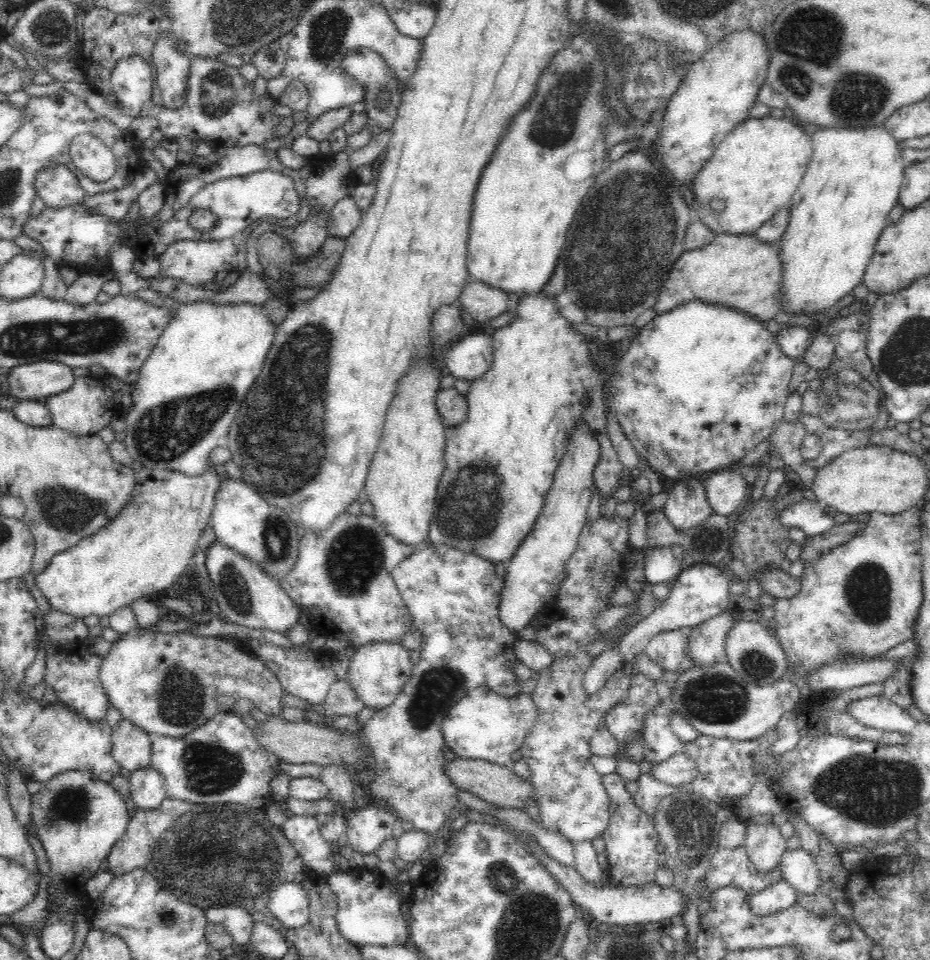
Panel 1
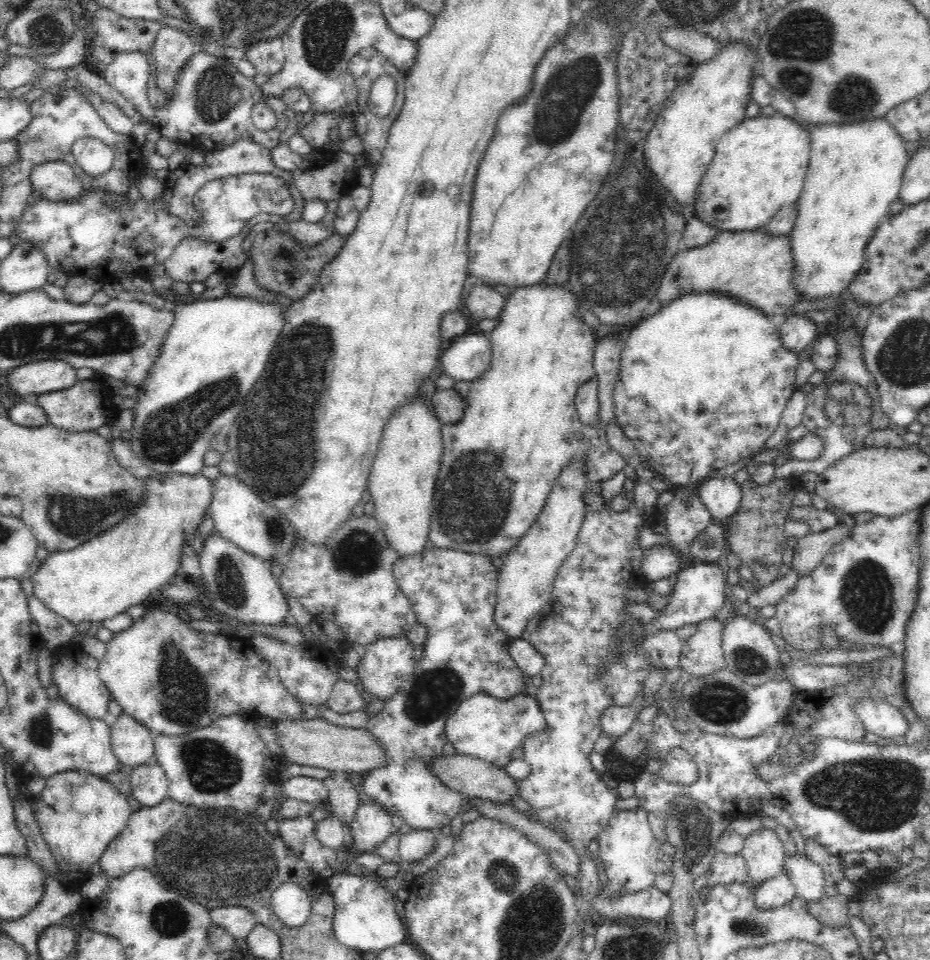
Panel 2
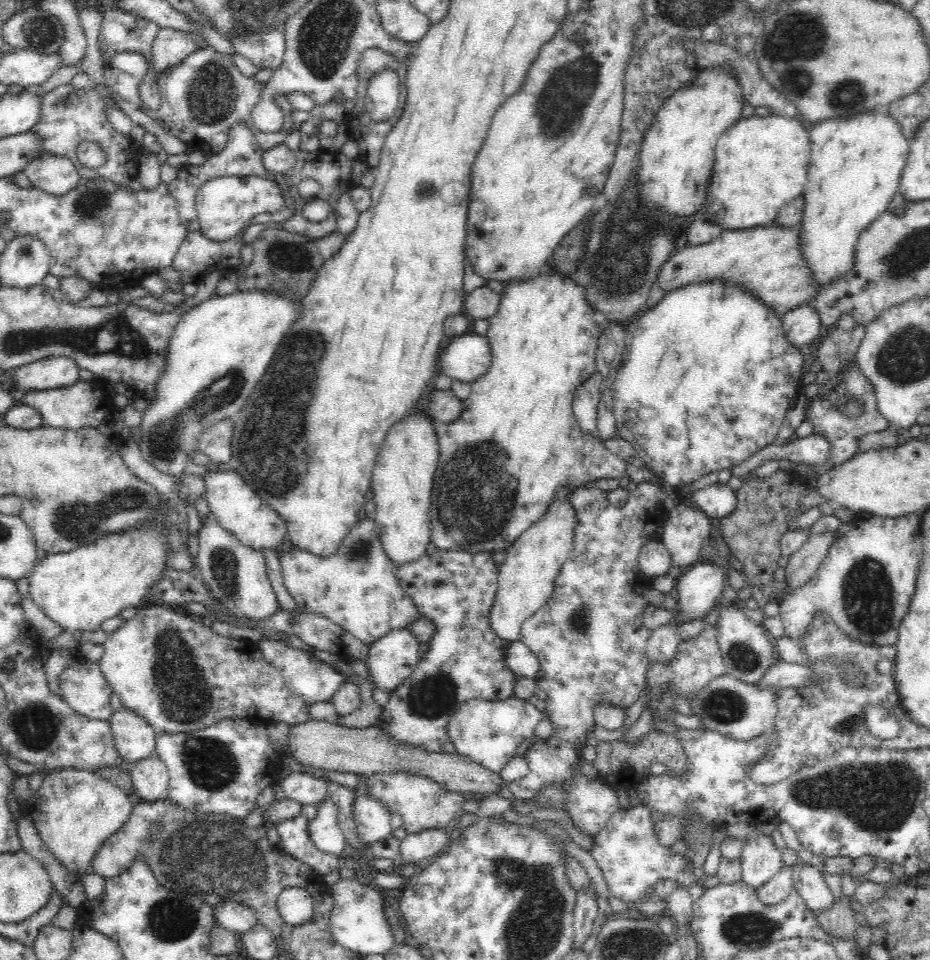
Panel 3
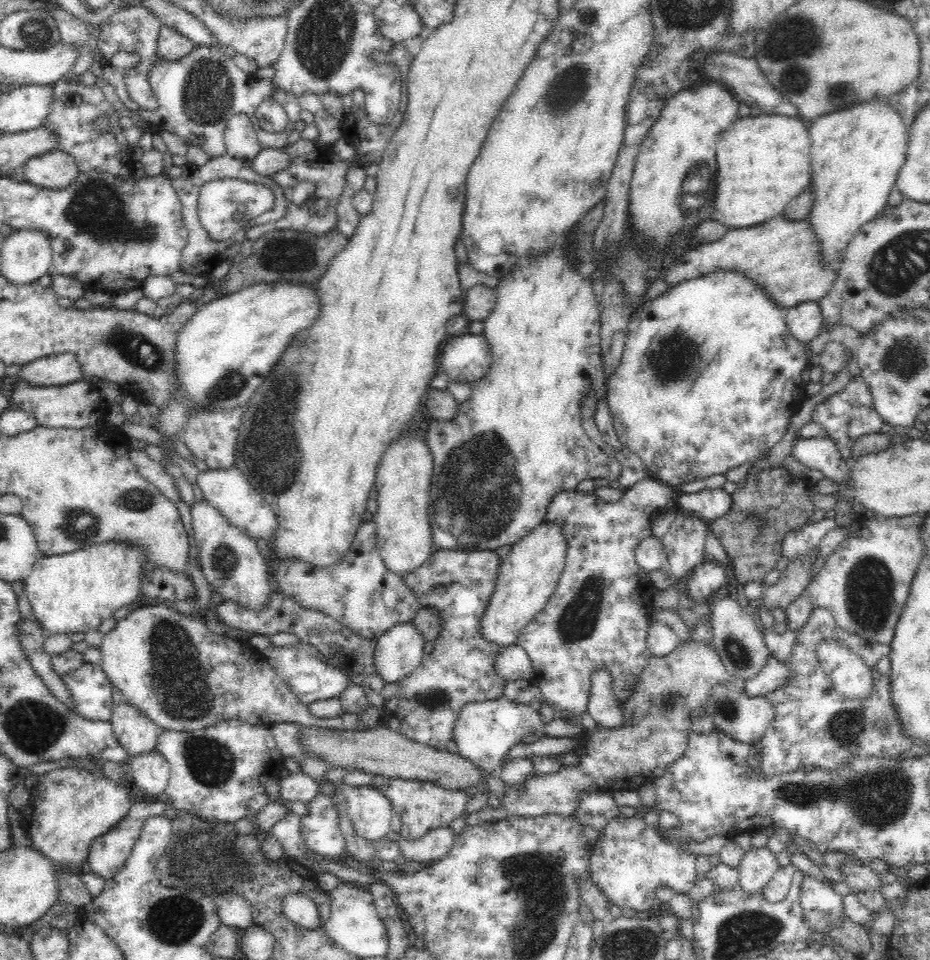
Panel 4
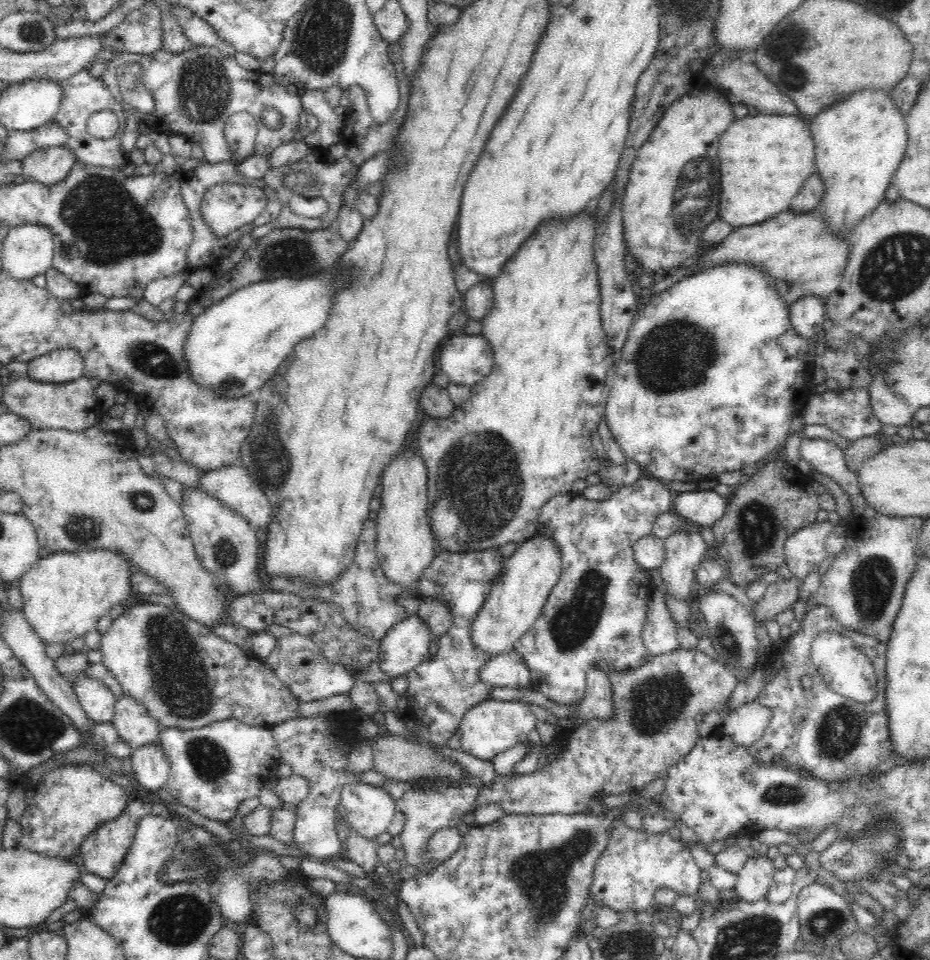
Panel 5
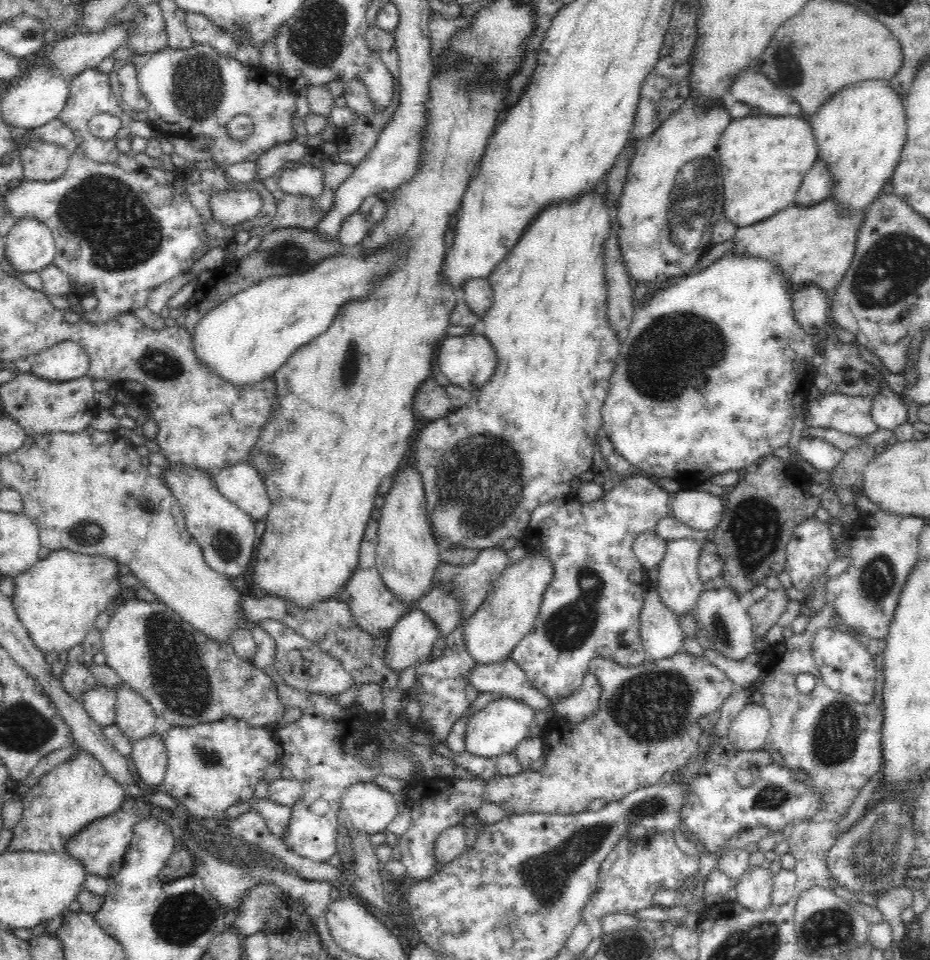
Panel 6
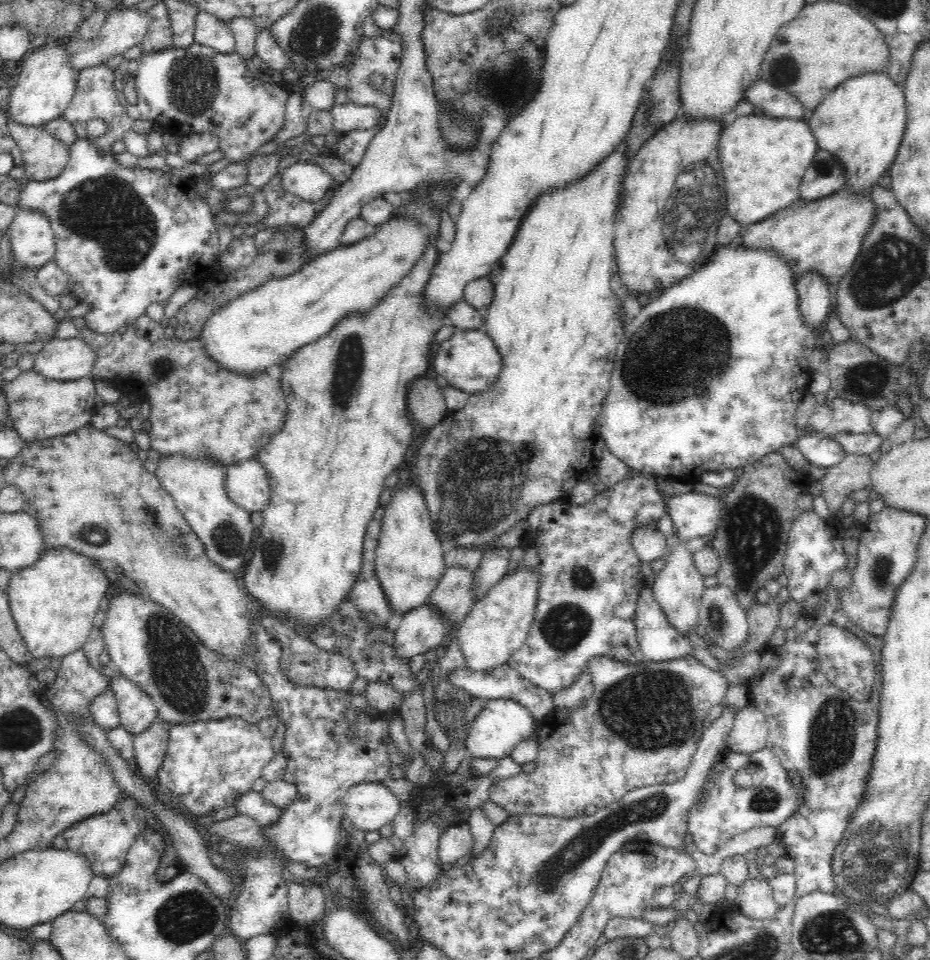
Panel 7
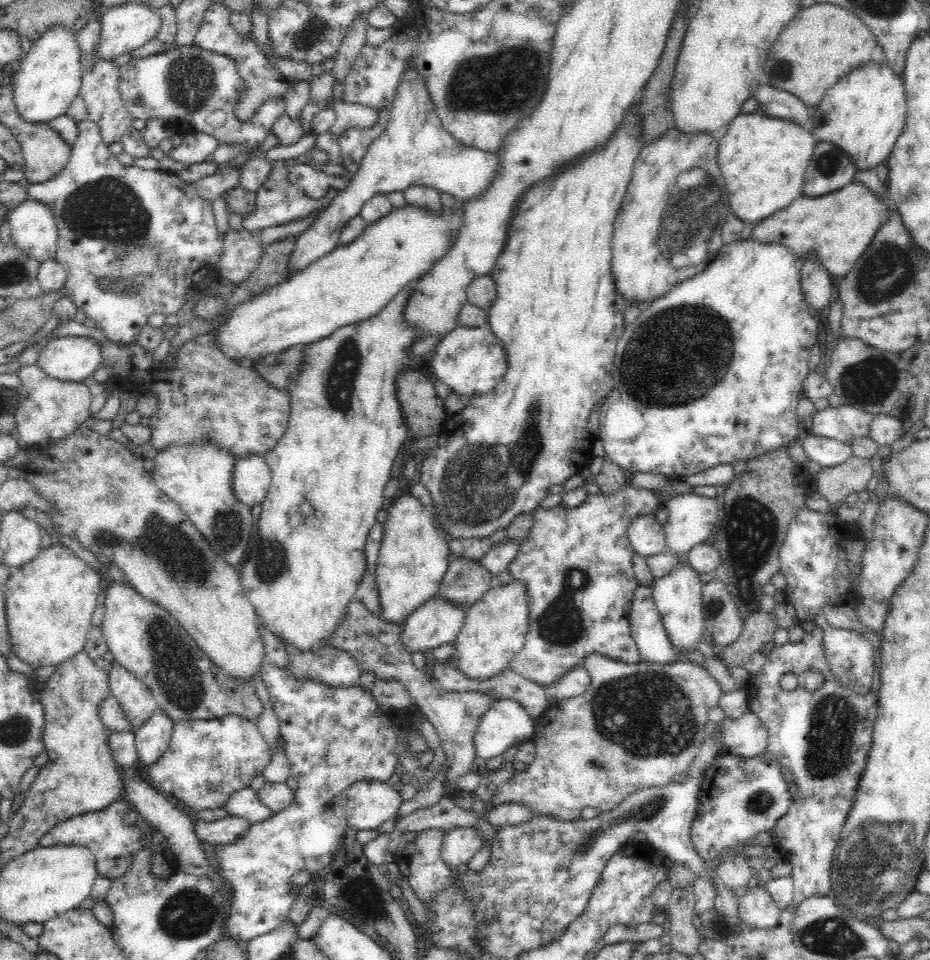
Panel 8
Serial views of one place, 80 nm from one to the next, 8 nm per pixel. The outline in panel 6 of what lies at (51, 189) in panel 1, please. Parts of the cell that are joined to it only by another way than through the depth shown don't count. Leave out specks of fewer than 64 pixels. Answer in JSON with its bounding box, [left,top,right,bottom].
[12,127,73,180]

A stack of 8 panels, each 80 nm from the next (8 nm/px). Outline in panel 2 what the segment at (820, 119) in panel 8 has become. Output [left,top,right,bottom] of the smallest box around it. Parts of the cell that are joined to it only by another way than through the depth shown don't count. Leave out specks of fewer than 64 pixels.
[789,118,911,298]

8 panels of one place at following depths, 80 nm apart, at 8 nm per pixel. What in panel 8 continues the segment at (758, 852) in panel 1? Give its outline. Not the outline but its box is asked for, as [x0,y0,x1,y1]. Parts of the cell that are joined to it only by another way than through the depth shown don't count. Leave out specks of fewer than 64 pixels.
[737,885,782,929]

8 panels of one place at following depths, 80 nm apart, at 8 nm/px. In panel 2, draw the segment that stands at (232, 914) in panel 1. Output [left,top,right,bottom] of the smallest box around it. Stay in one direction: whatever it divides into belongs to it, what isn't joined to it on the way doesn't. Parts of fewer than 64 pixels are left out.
[211,906,257,939]

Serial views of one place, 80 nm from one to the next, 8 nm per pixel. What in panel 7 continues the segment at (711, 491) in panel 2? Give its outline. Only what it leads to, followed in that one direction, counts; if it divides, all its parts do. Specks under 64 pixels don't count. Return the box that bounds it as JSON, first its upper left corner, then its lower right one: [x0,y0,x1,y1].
[666,491,720,544]

